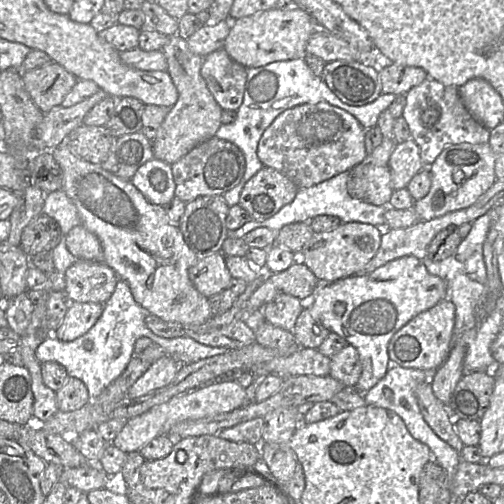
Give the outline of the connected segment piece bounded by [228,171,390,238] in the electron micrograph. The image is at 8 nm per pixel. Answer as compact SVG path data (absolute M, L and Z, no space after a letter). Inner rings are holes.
M345 171L312 187L299 188L294 200L282 207L274 216L263 221L250 220L242 227L229 231L228 237L243 238L247 233L261 227L279 231L286 225L297 222L309 222L320 215L336 216L342 223L360 222L371 224L378 228L386 228L385 212L390 205L376 206L366 200L352 198L347 191L348 176L349 171Z

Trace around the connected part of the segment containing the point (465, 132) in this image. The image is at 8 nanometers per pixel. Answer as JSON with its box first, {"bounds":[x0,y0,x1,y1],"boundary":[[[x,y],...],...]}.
{"bounds":[402,76,490,167],"boundary":[[[429,76],[405,94],[402,117],[409,126],[411,139],[419,147],[425,167],[429,167],[449,145],[463,142],[485,144],[489,141],[490,131],[476,121],[465,108],[458,87],[444,85]]]}

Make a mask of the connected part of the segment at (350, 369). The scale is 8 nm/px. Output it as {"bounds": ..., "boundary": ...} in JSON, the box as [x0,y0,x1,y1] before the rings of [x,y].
{"bounds":[329,344,362,388],"boundary":[[[348,344],[330,359],[329,375],[341,382],[345,388],[355,388],[362,373],[362,364],[357,349]]]}

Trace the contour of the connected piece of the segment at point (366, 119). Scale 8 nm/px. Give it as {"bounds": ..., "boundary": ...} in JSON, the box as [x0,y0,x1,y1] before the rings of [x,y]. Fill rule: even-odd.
{"bounds":[215,58,396,207],"boundary":[[[304,58],[276,61],[265,66],[247,68],[243,102],[236,111],[236,118],[229,124],[222,124],[215,134],[216,137],[237,145],[242,150],[246,161],[241,182],[223,194],[225,201],[230,207],[238,204],[245,183],[264,167],[257,155],[258,142],[274,119],[285,110],[304,103],[328,102],[353,115],[362,127],[367,129],[377,125],[379,115],[388,109],[396,97],[395,94],[381,93],[377,99],[366,105],[348,105],[329,89],[322,77],[313,74]]]}

